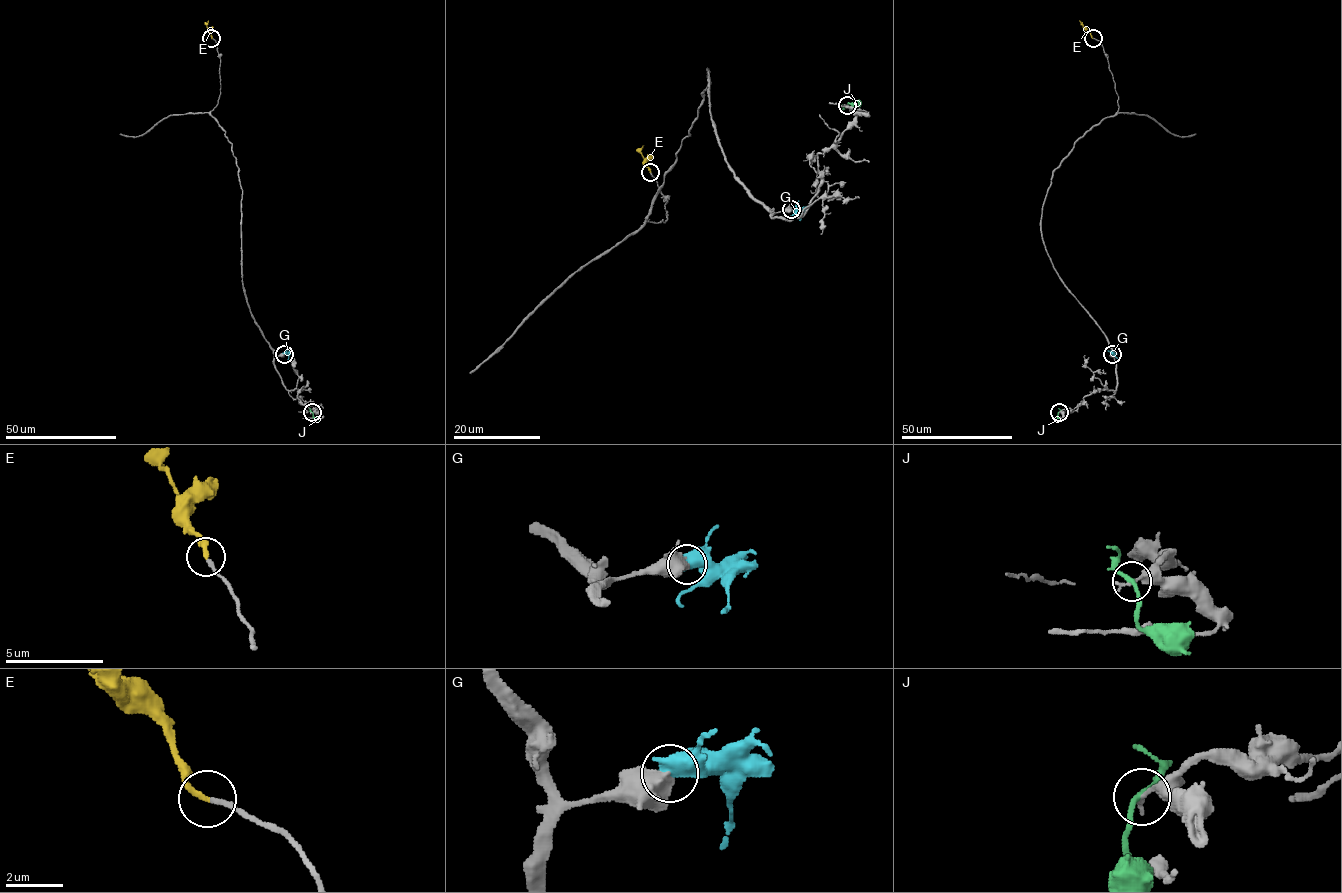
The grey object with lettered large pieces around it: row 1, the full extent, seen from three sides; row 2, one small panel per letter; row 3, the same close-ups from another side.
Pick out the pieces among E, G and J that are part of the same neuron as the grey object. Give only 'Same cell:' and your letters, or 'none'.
Same cell: E

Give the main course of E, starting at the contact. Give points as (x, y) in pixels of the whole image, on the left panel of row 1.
E: (212, 38), (207, 26), (208, 20)

